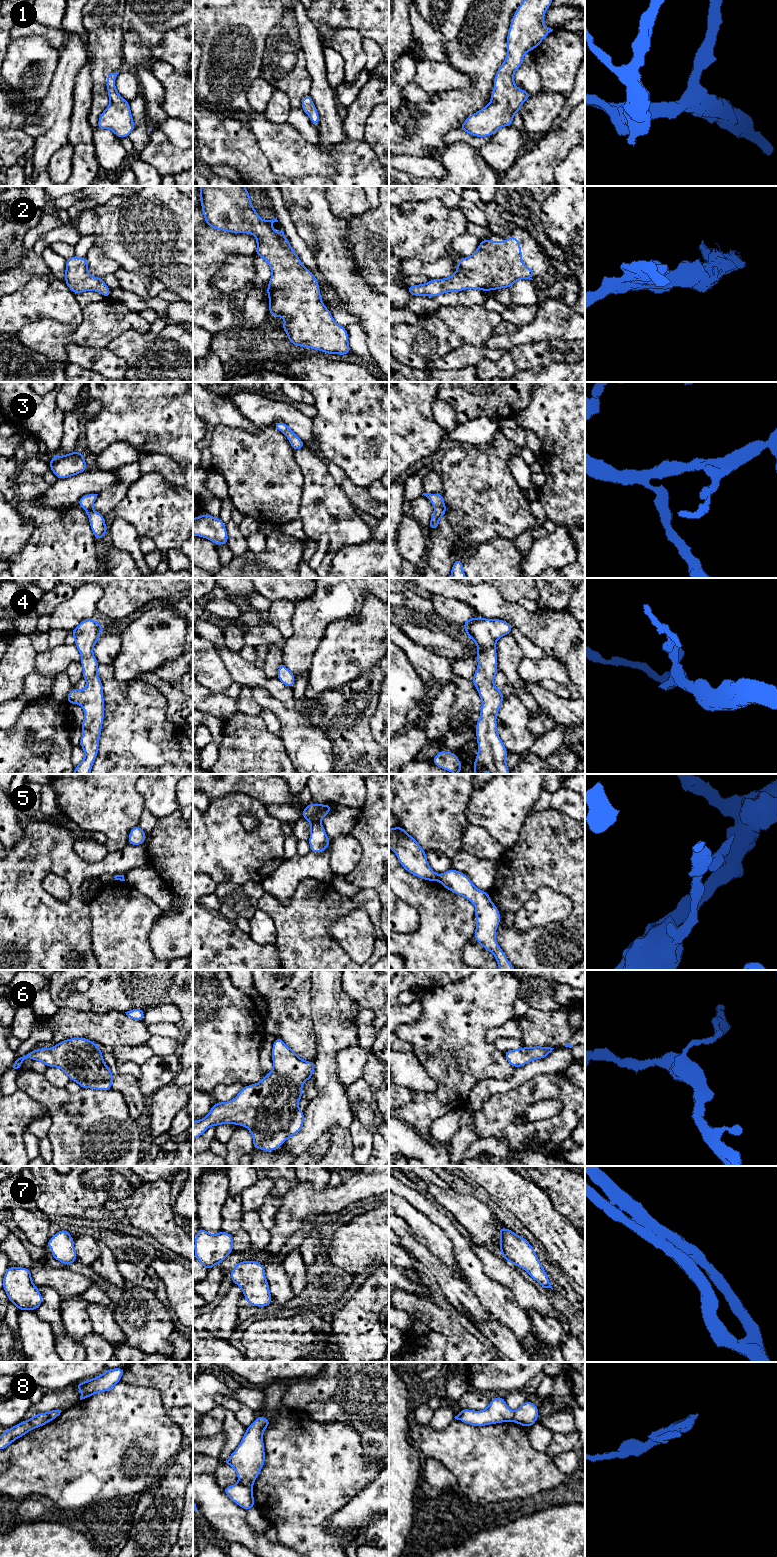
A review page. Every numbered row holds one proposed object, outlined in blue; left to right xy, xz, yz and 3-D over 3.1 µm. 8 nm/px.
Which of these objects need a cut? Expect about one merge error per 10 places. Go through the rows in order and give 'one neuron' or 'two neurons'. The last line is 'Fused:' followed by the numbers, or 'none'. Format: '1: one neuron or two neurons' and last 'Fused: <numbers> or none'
1: one neuron
2: one neuron
3: one neuron
4: one neuron
5: two neurons
6: one neuron
7: one neuron
8: two neurons
Fused: 5, 8

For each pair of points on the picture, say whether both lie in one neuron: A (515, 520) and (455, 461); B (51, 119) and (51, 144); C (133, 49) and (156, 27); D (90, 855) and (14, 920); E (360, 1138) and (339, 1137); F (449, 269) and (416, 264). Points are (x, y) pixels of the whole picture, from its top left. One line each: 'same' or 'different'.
A: same
B: same
C: same
D: different
E: different
F: same

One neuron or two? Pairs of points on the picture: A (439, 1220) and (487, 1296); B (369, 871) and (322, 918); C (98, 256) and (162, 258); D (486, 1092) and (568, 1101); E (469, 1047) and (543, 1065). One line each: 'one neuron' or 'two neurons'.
A: one neuron
B: two neurons
C: two neurons
D: two neurons
E: two neurons

